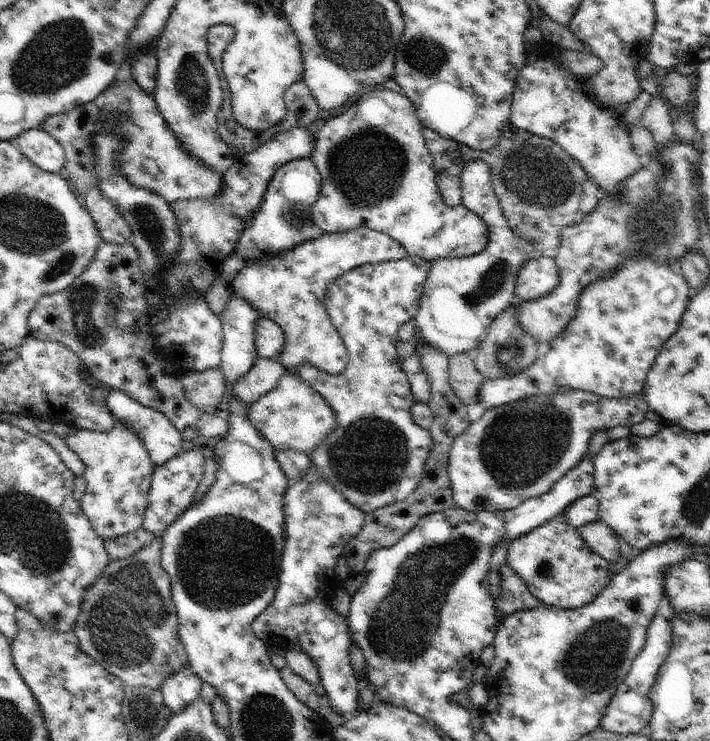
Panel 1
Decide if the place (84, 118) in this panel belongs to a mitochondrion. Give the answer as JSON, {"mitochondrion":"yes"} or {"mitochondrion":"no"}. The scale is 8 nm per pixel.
{"mitochondrion":"no"}

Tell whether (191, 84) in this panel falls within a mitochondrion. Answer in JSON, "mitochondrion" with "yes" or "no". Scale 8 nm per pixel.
{"mitochondrion":"yes"}

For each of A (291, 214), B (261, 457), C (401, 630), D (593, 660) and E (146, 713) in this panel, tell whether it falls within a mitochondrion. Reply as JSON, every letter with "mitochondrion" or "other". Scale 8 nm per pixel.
{"A":"mitochondrion","B":"other","C":"mitochondrion","D":"mitochondrion","E":"mitochondrion"}

